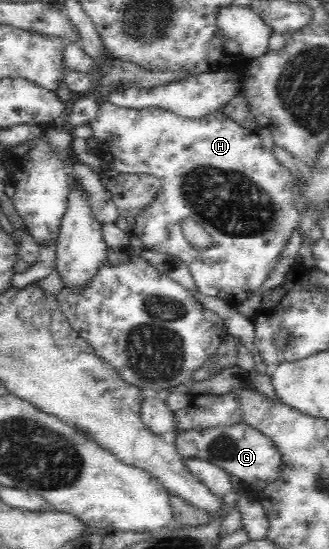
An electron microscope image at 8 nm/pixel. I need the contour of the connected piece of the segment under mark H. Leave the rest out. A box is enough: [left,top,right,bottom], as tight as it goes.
[90,101,302,308]

